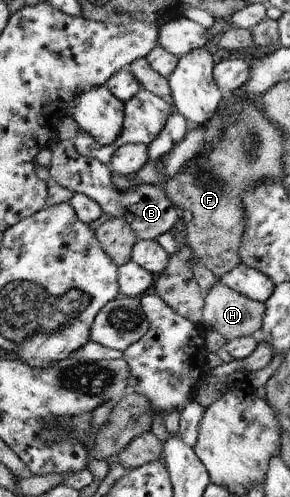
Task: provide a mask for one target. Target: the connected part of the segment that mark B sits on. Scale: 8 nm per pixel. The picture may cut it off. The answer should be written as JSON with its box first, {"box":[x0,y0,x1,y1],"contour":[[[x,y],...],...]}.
{"box":[48,140,178,240],"contour":[[[58,140],[54,148],[52,149],[51,162],[48,164],[48,171],[50,172],[50,177],[60,183],[62,187],[72,191],[72,193],[82,193],[82,195],[87,195],[90,199],[99,203],[100,207],[103,208],[103,212],[112,219],[122,219],[127,220],[131,227],[136,231],[138,239],[148,240],[148,239],[157,239],[159,235],[170,231],[173,228],[173,225],[178,219],[176,214],[176,206],[168,199],[166,192],[163,190],[163,187],[154,187],[154,185],[136,185],[128,191],[118,191],[114,181],[112,181],[112,171],[111,168],[102,163],[100,160],[83,156],[79,153],[78,149],[75,147],[73,140]]]}

